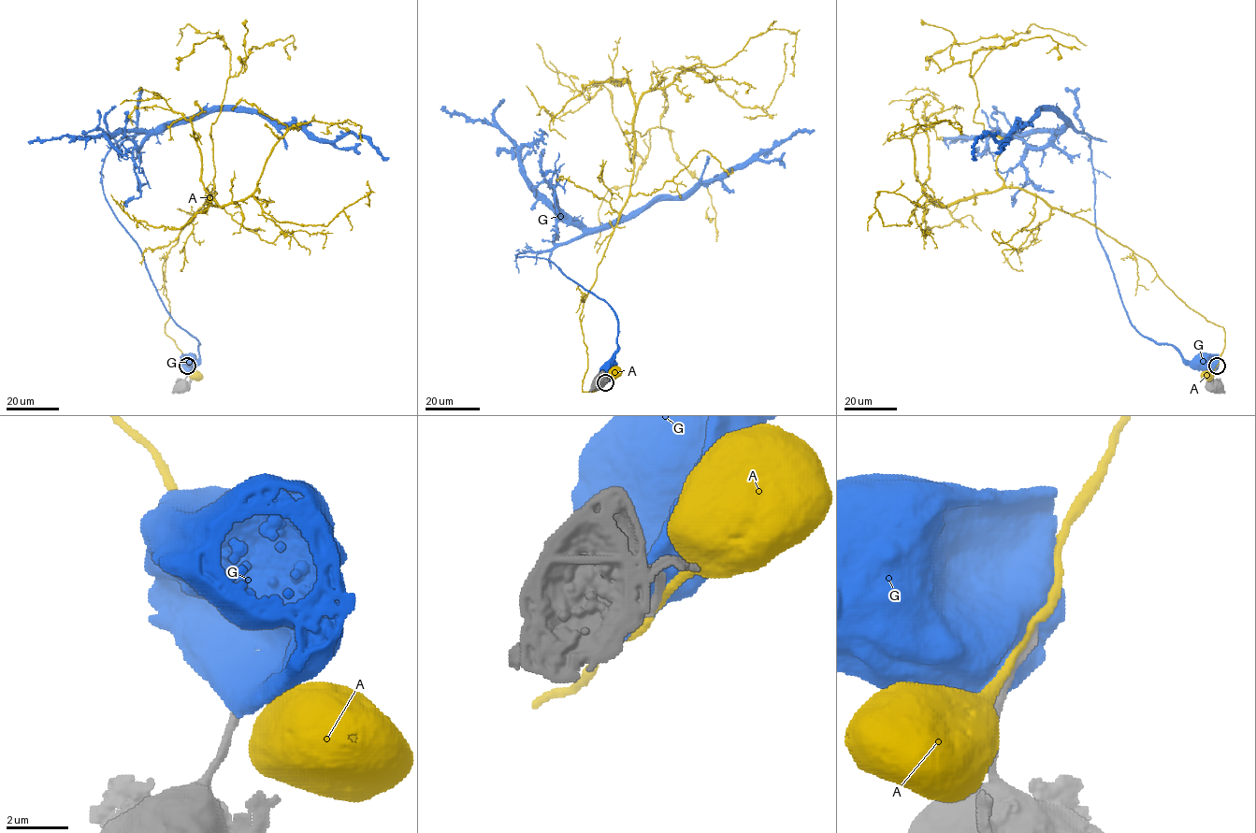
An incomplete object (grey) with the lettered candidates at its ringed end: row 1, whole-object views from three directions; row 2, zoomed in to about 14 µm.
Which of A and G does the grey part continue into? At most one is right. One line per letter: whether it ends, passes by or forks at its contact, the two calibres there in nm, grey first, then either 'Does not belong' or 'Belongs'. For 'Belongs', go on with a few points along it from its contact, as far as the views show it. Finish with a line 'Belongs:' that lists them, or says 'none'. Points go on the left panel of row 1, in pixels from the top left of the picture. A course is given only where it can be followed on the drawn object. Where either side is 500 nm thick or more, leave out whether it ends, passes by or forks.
A: It passes by. Thickness 400 nm (grey) against 240 nm. Does not belong
G: Thickness 300 nm (grey) against 1000 nm. Does not belong
Belongs: none

